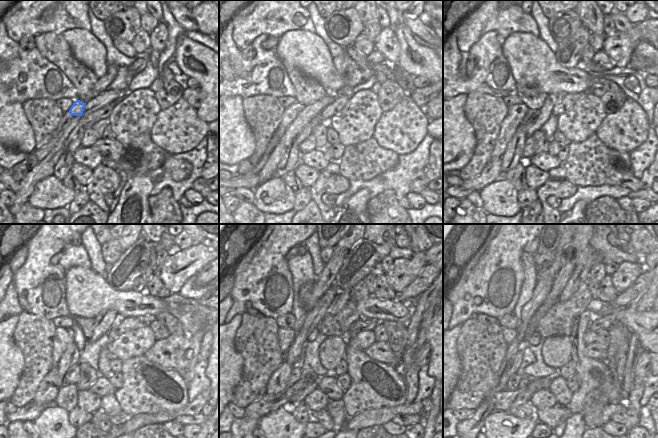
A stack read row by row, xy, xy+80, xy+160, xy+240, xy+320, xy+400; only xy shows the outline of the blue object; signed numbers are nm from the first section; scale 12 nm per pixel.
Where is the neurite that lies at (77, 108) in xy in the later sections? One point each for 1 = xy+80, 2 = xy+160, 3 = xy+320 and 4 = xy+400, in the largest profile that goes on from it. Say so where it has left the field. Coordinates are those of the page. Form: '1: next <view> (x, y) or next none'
1: next xy+80 (294, 109)
2: next xy+160 (518, 110)
3: next xy+320 (282, 332)
4: next xy+400 (509, 334)

